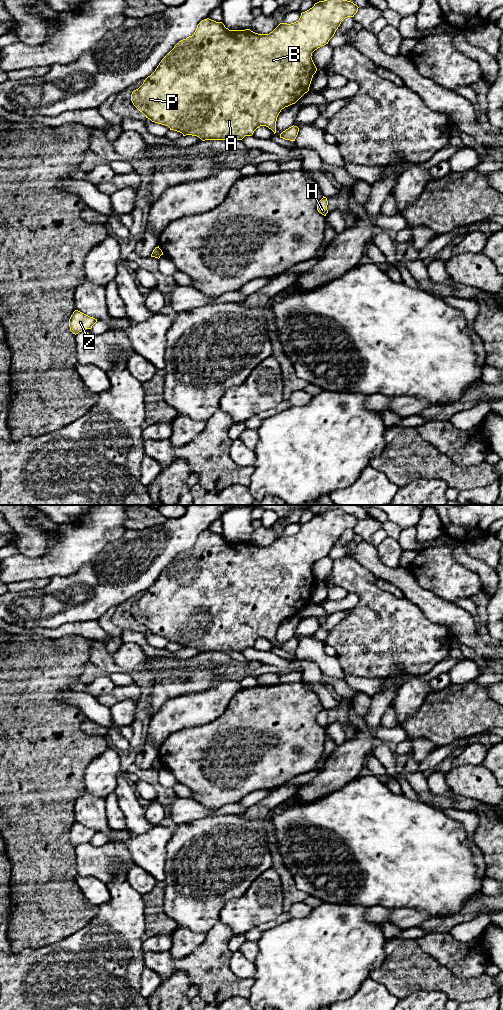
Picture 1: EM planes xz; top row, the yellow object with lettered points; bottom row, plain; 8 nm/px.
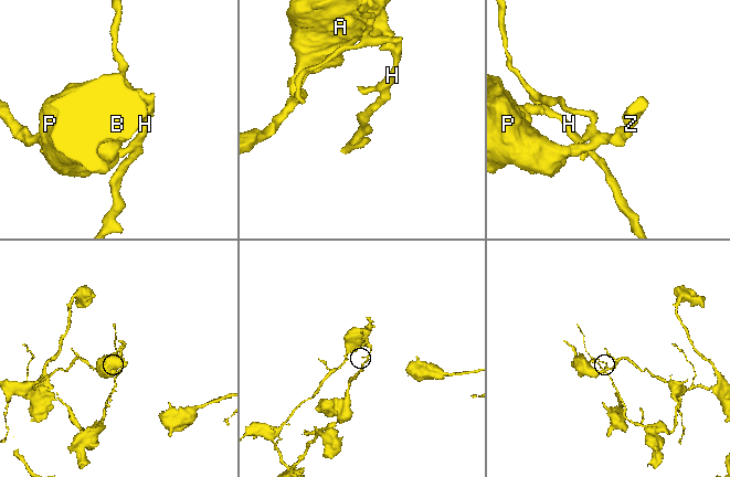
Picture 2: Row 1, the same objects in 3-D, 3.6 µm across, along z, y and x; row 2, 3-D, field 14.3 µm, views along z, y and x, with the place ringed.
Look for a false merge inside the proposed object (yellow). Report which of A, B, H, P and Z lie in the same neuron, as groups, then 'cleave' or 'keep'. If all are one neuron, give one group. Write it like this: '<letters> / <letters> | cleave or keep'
A B P Z / H | cleave

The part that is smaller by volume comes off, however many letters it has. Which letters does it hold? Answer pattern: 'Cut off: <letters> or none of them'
Cut off: H

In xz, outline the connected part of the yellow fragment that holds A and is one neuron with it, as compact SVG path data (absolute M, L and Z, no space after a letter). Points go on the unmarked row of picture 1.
M332 509L330 511L319 513L314 516L309 522L302 524L298 533L287 536L280 535L269 546L258 546L250 541L245 542L229 542L222 534L216 534L209 530L202 532L192 548L179 553L174 560L161 572L155 583L148 588L143 596L131 606L133 617L142 624L146 630L152 634L168 638L170 642L174 642L186 647L199 649L202 653L205 652L225 652L232 650L242 652L245 648L252 648L254 643L260 638L266 638L276 645L276 633L279 625L285 619L295 616L305 605L309 603L309 599L316 585L317 580L312 572L312 565L328 556L329 552L334 548L341 534L347 529L354 529L358 523L358 518L351 513L341 510Z

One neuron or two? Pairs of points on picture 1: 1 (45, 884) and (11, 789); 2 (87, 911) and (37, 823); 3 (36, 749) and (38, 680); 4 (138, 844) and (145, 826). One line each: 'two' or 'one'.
1: one
2: one
3: one
4: two

